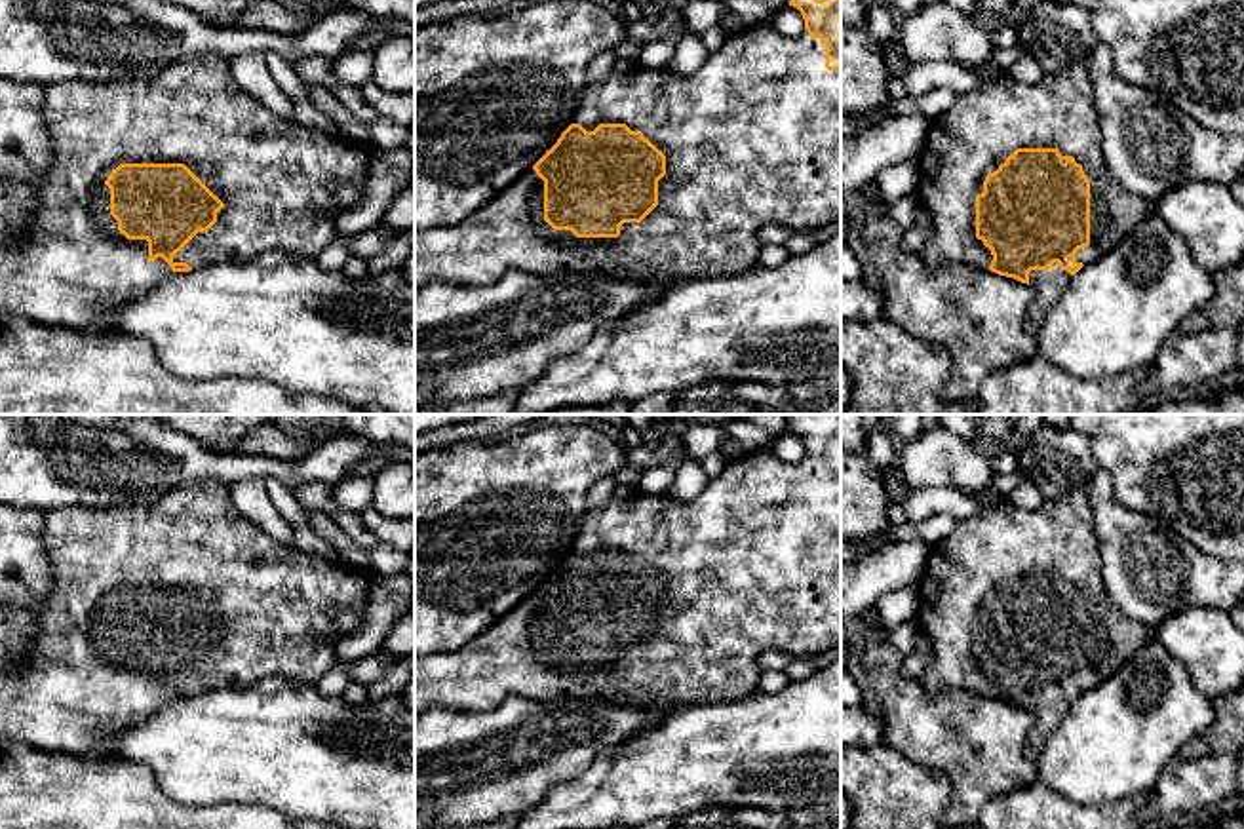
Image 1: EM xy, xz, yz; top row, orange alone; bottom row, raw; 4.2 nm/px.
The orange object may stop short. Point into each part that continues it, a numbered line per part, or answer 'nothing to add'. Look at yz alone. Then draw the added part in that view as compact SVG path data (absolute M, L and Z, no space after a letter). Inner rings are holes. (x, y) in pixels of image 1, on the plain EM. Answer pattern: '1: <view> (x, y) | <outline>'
1: yz (967, 569) | M1075 487L1039 510L1023 510L1012 502L962 519L957 529L930 549L919 580L919 610L915 620L932 641L932 658L921 677L930 692L966 690L989 696L991 675L976 664L976 622L983 607L997 597L1016 574L1058 574L1073 582L1090 607L1090 671L1077 677L1075 686L1088 690L1118 671L1147 641L1151 631L1124 616L1109 599L1101 578L1101 553L1092 525L1090 500Z

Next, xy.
1: xy (276, 603) | M215 481L179 487L154 504L103 510L67 506L44 511L44 548L53 589L40 608L30 660L17 671L0 675L0 736L27 742L48 753L114 757L112 738L127 726L141 724L173 700L171 690L162 683L150 688L148 667L127 665L110 641L110 614L105 607L120 589L185 589L224 629L217 648L207 658L198 658L173 683L173 688L202 694L213 688L247 688L270 675L316 686L337 662L333 618L344 610L365 610L369 580L375 574L373 569L356 570L340 559L327 561L276 542L240 513L226 487Z

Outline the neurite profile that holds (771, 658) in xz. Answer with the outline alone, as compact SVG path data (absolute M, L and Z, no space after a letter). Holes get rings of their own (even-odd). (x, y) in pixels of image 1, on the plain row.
M767 648L757 656L757 671L759 669L776 669L784 671L787 665L795 662L795 656L784 650Z

